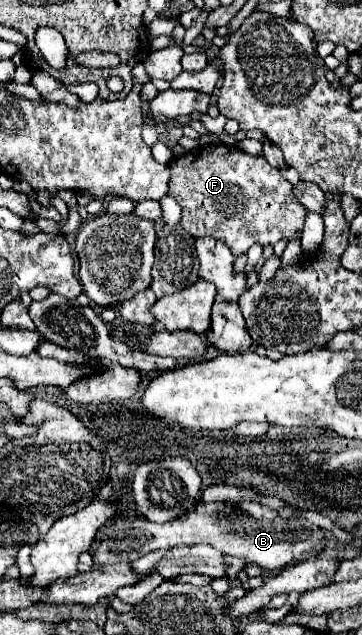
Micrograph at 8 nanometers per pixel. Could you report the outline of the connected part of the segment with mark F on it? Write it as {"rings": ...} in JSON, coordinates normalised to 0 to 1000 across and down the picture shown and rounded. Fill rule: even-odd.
{"rings":[[[572,228],[467,254],[467,304],[506,329],[500,357],[528,373],[594,373],[627,383],[649,405],[693,386],[760,386],[771,376],[809,380],[843,354],[848,332],[820,320],[809,291],[776,279],[727,247],[671,241],[660,231]]]}

